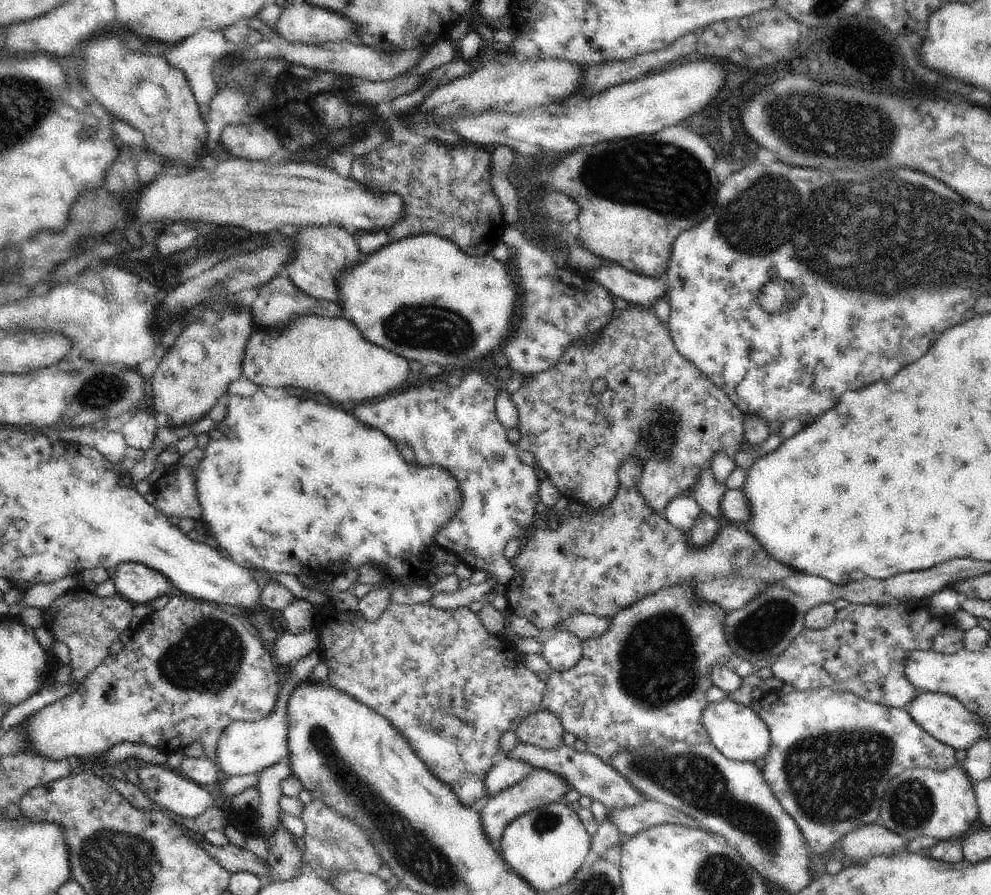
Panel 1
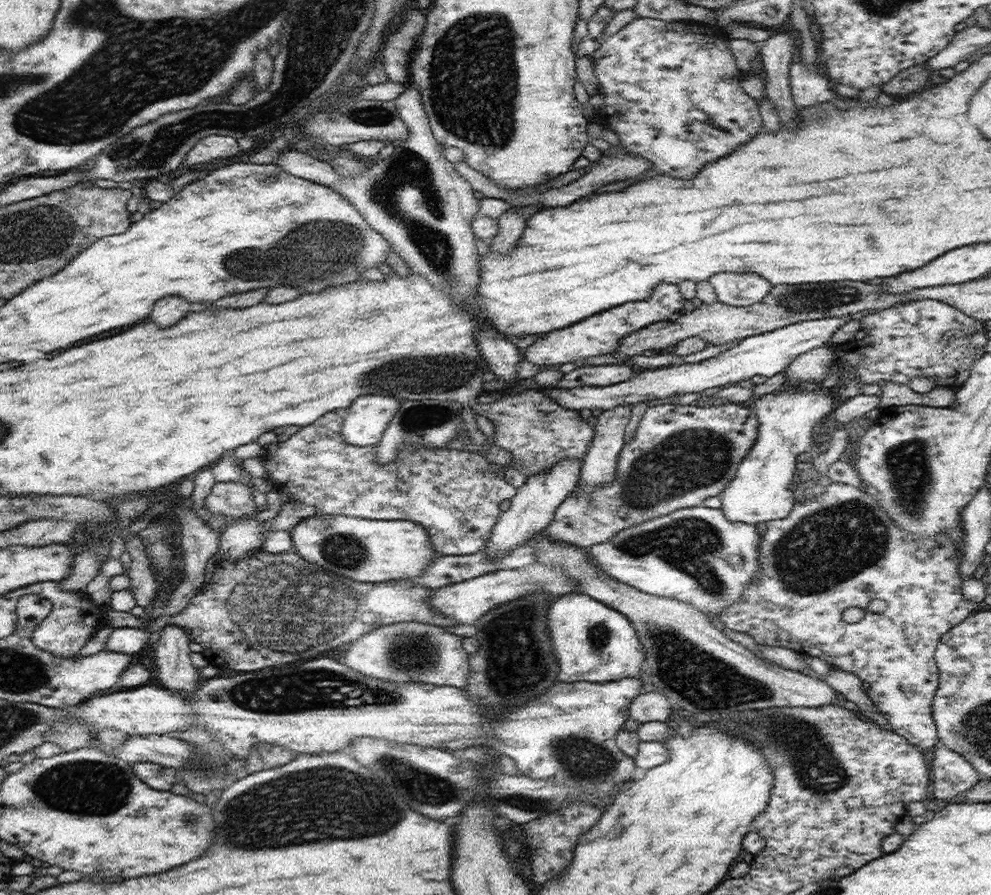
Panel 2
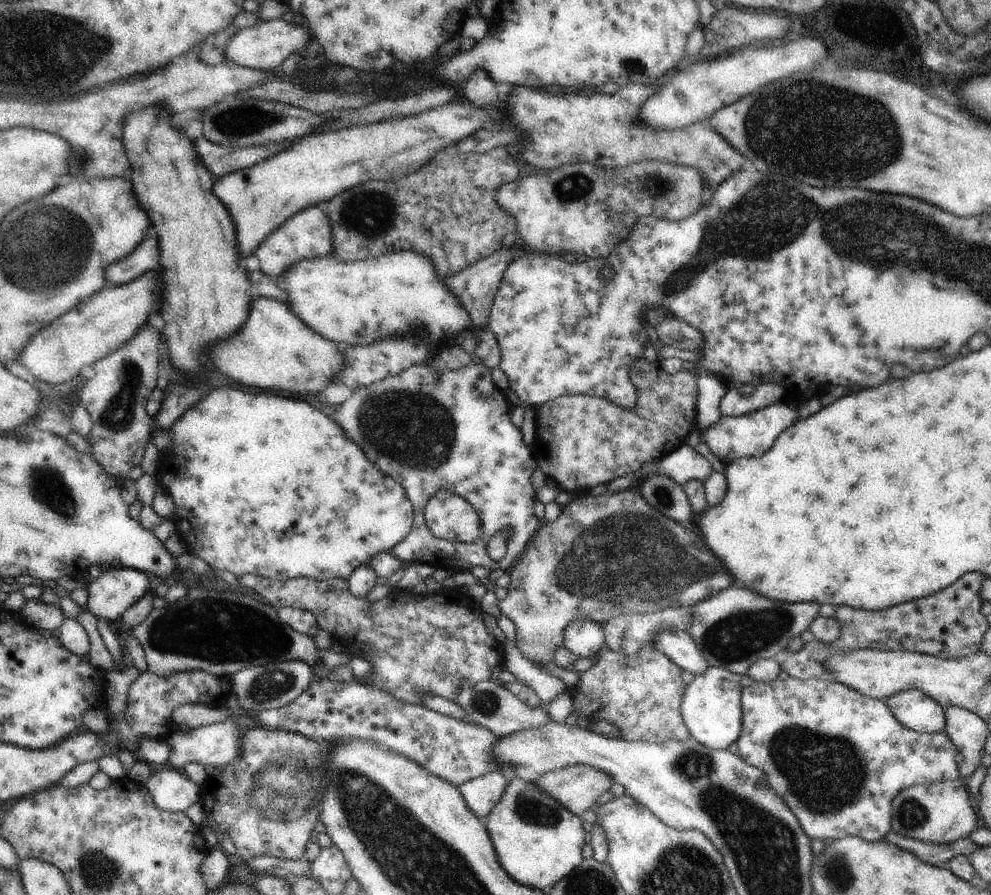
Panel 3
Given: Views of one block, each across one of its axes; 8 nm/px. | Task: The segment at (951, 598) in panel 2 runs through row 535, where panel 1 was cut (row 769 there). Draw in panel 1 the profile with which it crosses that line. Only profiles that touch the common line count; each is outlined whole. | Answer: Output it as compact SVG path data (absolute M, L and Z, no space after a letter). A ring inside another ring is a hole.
M832 688L794 690L784 696L770 690L760 695L763 698L758 716L768 726L771 742L763 777L784 810L800 827L812 853L828 854L834 844L844 840L850 832L876 822L888 784L904 770L929 767L946 771L958 764L956 750L925 732L907 709L888 709L854 693Z

